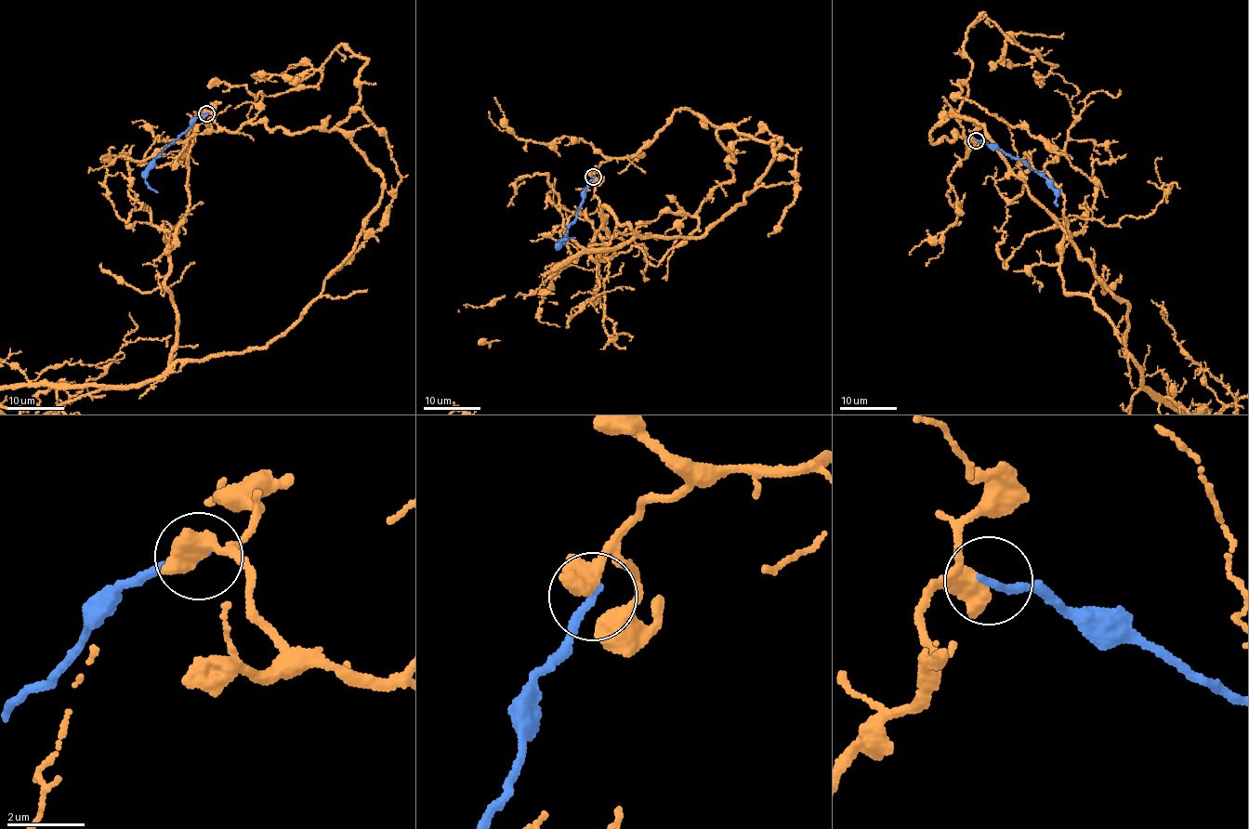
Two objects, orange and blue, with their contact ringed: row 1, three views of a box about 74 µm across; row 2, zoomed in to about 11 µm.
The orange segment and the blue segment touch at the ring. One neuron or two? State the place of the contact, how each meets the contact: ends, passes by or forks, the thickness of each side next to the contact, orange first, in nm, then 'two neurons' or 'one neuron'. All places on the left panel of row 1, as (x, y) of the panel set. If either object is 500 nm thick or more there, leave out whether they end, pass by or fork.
(206, 113) | 700/220 nm | two neurons

